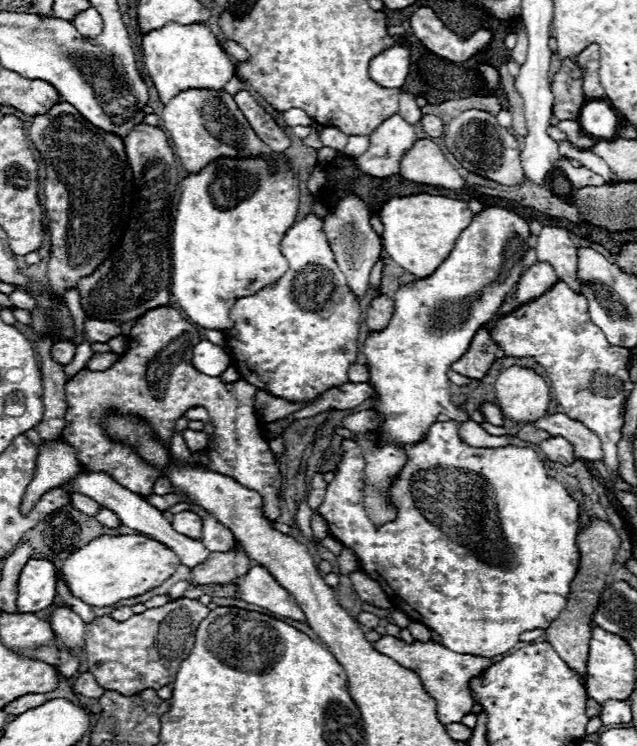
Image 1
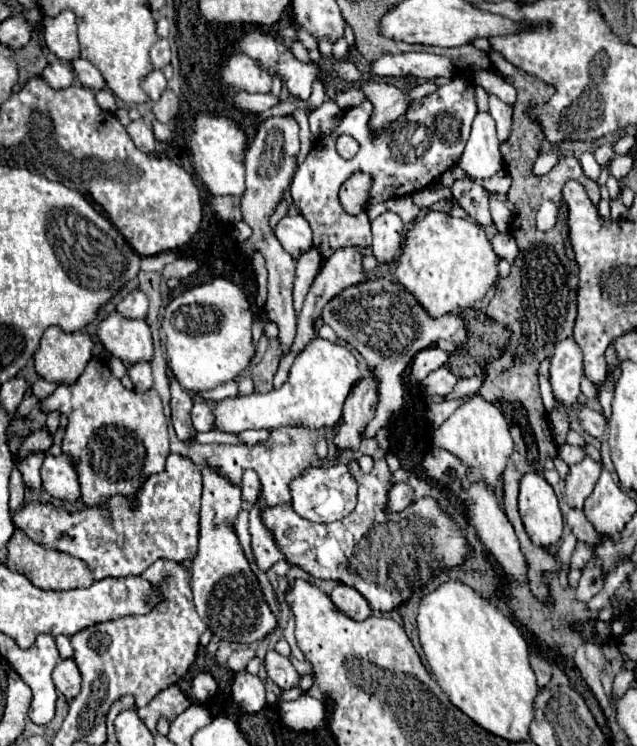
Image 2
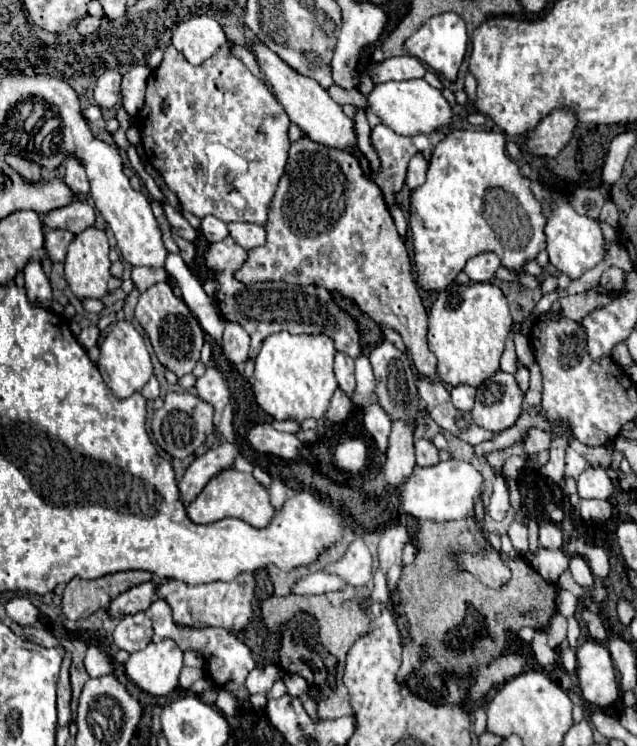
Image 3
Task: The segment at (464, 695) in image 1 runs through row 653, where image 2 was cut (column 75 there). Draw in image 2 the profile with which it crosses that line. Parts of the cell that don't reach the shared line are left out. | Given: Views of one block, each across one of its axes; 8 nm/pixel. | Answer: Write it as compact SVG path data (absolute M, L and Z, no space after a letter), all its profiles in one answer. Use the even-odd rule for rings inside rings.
M96 342L94 356L80 378L72 384L58 386L56 392L44 400L42 408L46 412L58 410L68 416L62 452L80 460L78 480L84 504L100 506L116 494L136 504L140 486L152 474L164 470L164 462L170 454L168 420L156 390L126 390L120 380L114 378L108 364L102 364L104 358L100 356L100 350L102 344Z

